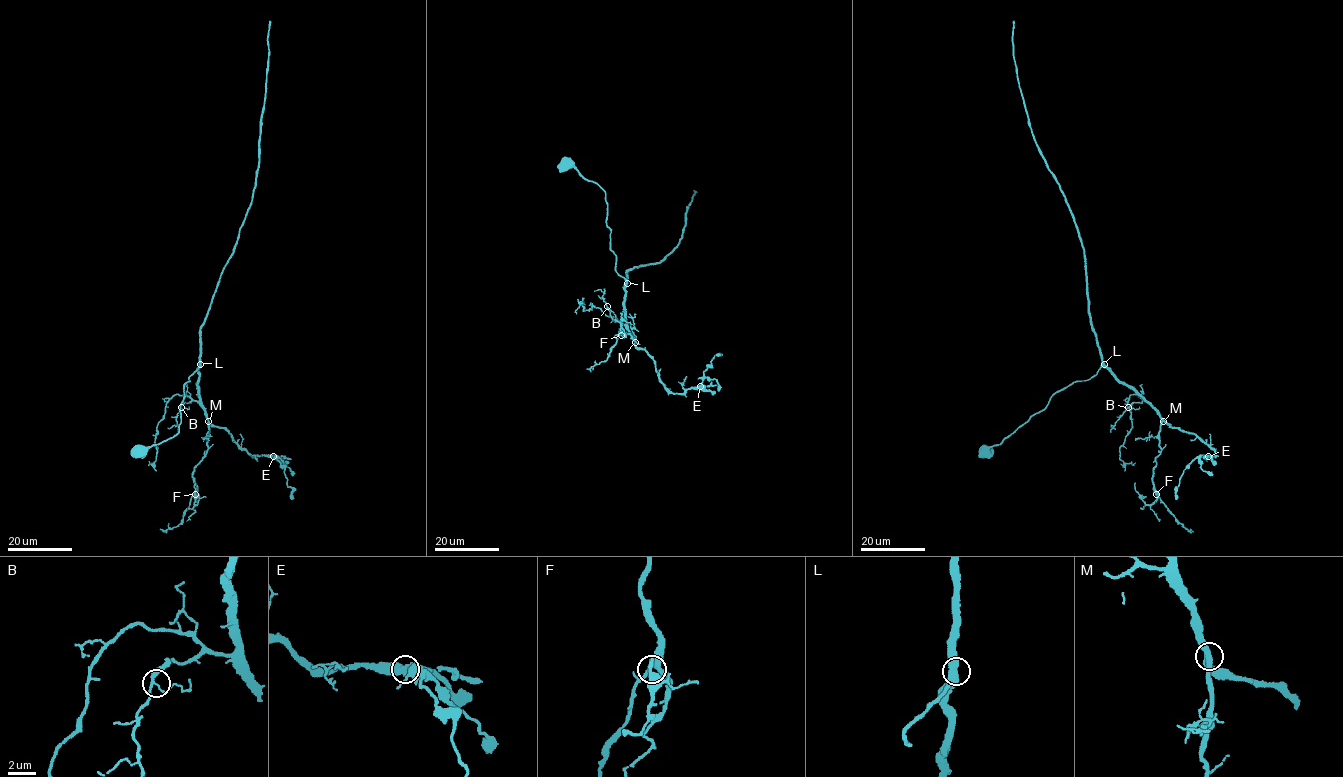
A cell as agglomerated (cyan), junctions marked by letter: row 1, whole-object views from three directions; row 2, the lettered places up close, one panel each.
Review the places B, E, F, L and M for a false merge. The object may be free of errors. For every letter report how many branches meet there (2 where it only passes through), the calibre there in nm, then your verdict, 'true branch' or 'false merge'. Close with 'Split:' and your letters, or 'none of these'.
B: branches 3; calibre 190 nm; true branch
E: branches 3; calibre 550 nm; false merge
F: branches 3; calibre 340 nm; true branch
L: branches 2; calibre 480 nm; true branch
M: branches 3; calibre 360 nm; true branch
Split: E

